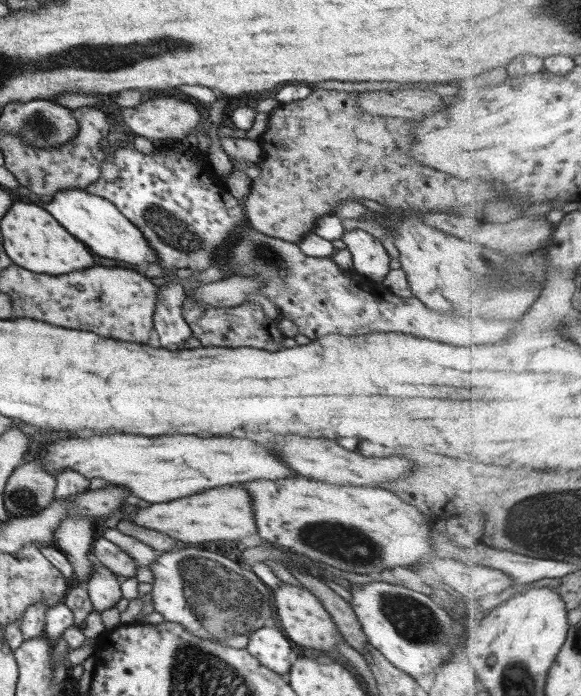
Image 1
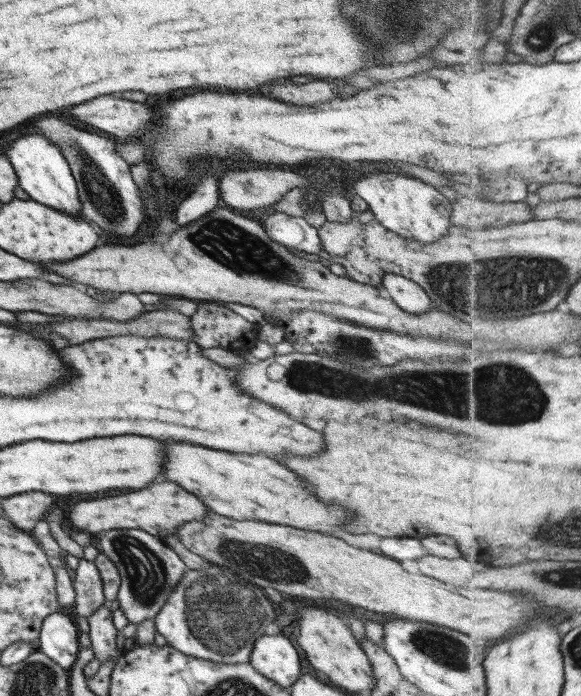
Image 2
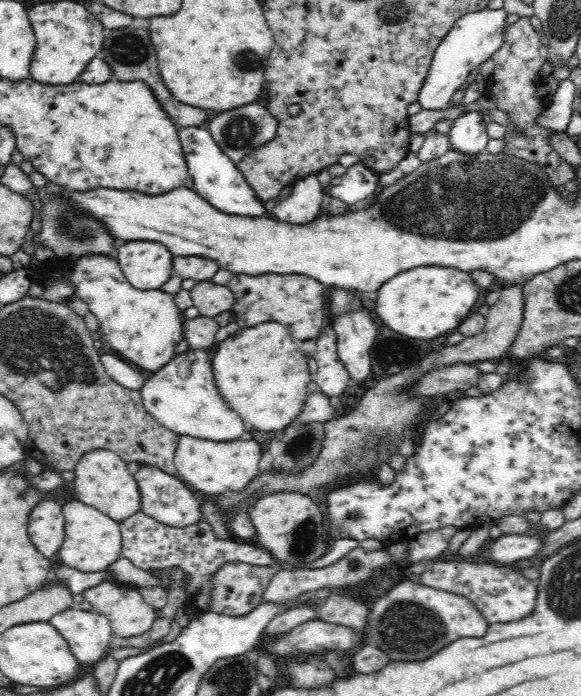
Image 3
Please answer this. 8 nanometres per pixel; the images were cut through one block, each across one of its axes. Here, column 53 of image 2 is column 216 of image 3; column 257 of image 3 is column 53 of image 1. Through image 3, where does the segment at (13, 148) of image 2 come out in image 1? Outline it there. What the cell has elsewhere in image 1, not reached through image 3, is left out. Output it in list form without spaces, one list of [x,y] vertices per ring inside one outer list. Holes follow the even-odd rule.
[[[68,189],[56,192],[47,199],[46,210],[78,240],[82,240],[92,252],[100,258],[114,258],[116,262],[132,264],[135,267],[147,267],[158,264],[156,250],[150,248],[139,228],[136,228],[108,199],[85,192],[85,189]]]

